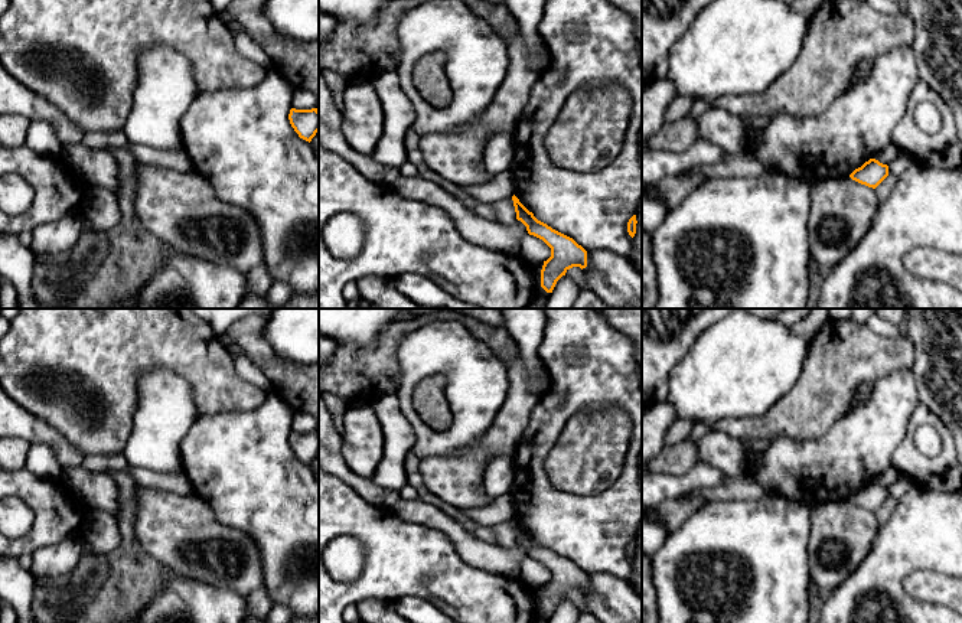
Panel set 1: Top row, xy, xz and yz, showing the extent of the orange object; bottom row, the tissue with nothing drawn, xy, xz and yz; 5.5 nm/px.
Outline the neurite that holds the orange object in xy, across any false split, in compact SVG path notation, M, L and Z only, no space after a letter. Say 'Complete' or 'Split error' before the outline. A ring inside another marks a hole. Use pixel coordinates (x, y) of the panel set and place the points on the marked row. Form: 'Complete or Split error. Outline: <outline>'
Complete. Outline: M291 108L288 114L288 120L294 131L300 138L306 141L312 141L312 138L319 131L319 110L296 110Z

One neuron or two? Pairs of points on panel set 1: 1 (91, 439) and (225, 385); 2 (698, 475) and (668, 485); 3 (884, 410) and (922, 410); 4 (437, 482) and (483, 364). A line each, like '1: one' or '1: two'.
1: one
2: one
3: two
4: two

